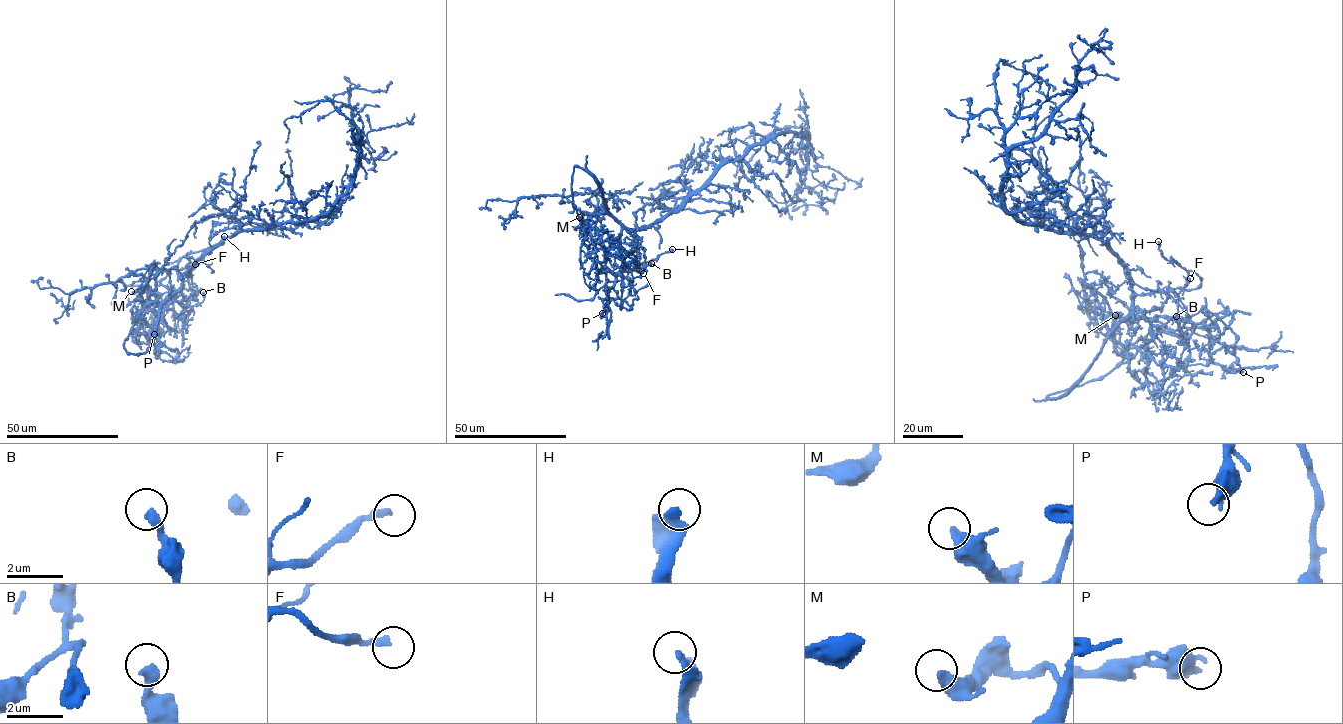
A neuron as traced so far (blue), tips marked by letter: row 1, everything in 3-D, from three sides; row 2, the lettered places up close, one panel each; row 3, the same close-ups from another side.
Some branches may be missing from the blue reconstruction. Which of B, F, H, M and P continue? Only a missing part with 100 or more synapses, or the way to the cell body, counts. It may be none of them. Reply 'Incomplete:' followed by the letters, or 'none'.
Incomplete: none

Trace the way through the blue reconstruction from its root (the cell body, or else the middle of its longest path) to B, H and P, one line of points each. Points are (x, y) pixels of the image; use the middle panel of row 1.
B: (699, 188), (651, 226), (623, 228), (619, 244), (612, 241), (627, 268), (651, 263)
H: (699, 188), (678, 208), (636, 231), (636, 257), (625, 265), (624, 271), (656, 259), (672, 249)
P: (699, 188), (651, 226), (622, 230), (619, 246), (622, 265), (615, 283), (608, 291), (605, 288), (602, 313)

